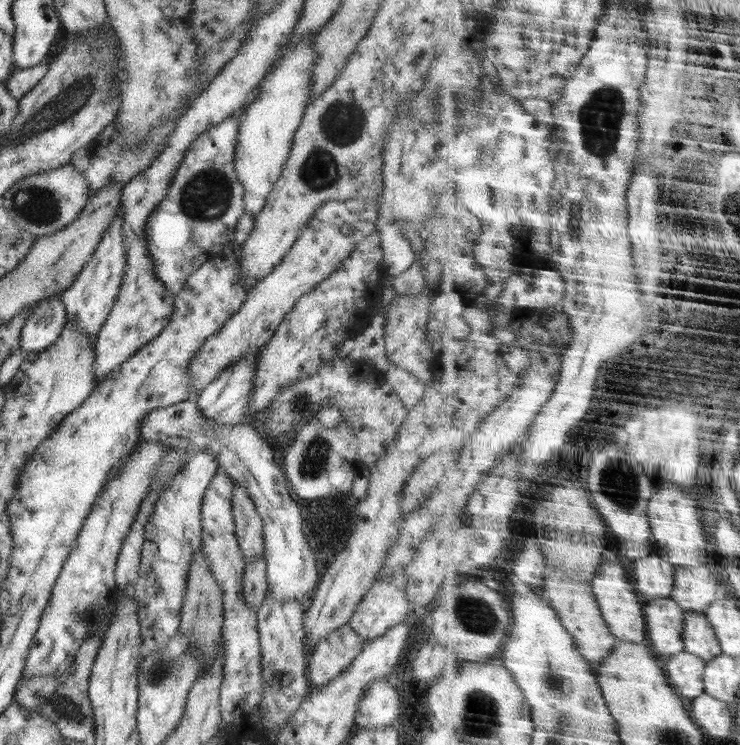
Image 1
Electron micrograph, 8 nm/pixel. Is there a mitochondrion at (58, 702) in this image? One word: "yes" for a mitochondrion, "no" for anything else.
yes

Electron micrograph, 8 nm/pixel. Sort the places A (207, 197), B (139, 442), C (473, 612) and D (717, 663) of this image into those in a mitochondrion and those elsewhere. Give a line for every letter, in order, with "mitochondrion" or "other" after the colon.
A: mitochondrion
B: other
C: mitochondrion
D: other

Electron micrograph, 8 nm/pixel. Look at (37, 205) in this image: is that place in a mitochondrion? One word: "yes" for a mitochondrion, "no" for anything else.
yes

